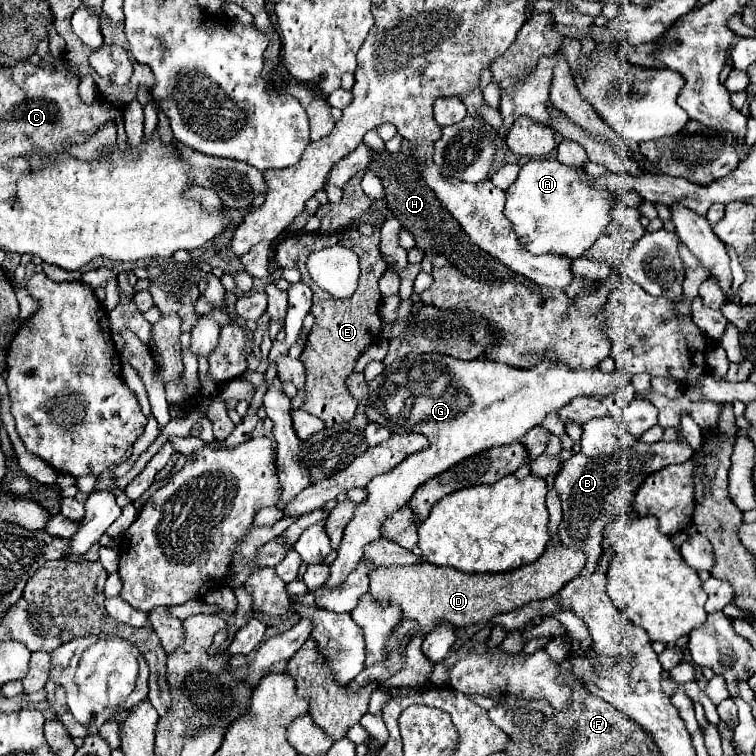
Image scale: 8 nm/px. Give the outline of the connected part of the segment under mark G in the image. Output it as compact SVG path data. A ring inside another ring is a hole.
M411 353L403 359L395 359L381 375L367 383L367 399L361 409L369 421L389 427L391 433L417 431L427 435L431 445L369 481L367 499L357 505L353 519L345 527L343 541L337 549L339 557L331 565L331 575L325 585L333 587L345 581L345 575L357 567L363 547L381 537L381 523L397 513L399 507L413 497L419 485L479 451L523 439L529 429L545 419L545 415L559 411L577 395L605 397L629 381L629 373L571 369L565 363L551 363L549 359L539 361L531 369L511 367L489 359L461 361L437 353Z

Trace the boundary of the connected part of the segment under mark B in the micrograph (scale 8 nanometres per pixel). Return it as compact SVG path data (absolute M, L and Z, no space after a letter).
M677 439L673 443L657 441L653 445L637 441L631 451L621 451L613 457L587 457L583 453L573 455L561 467L561 473L555 477L555 489L559 491L563 505L563 521L559 525L559 539L565 547L581 549L587 557L581 575L591 575L597 567L597 559L601 557L601 539L603 529L611 523L619 513L629 509L635 489L643 483L647 475L667 467L671 463L685 463L693 455L691 445L685 439Z

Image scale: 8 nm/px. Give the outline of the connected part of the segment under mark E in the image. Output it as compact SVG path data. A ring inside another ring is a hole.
M377 227L377 231L373 231L371 239L373 239L373 241L371 241L373 247L371 247L369 255L359 255L359 261L361 261L361 275L359 275L357 291L351 295L351 299L335 299L333 295L329 295L327 291L323 291L323 289L317 287L317 283L309 277L309 271L307 271L307 267L305 267L305 255L297 249L297 241L299 241L297 235L287 237L285 241L281 241L281 243L277 245L277 255L275 255L277 263L279 263L281 267L295 267L295 269L299 269L301 275L303 275L303 283L307 283L307 285L313 289L313 307L311 307L311 313L315 315L315 325L313 325L313 329L311 329L311 333L309 333L307 347L305 347L303 353L301 353L301 361L303 361L305 371L307 371L307 385L305 385L305 393L307 393L307 395L305 395L305 399L303 399L301 409L307 411L307 413L311 413L311 415L315 415L315 417L319 417L319 419L323 419L327 427L339 425L339 423L349 421L349 419L353 419L355 416L358 403L354 397L351 397L351 393L349 393L347 389L347 377L353 373L353 367L355 367L359 355L363 353L363 349L381 339L381 317L377 315L377 313L379 313L379 305L381 305L381 293L379 293L379 285L377 285L377 283L379 283L381 275L387 271L387 263L385 263L385 259L381 257L381 251L379 251L379 227Z

